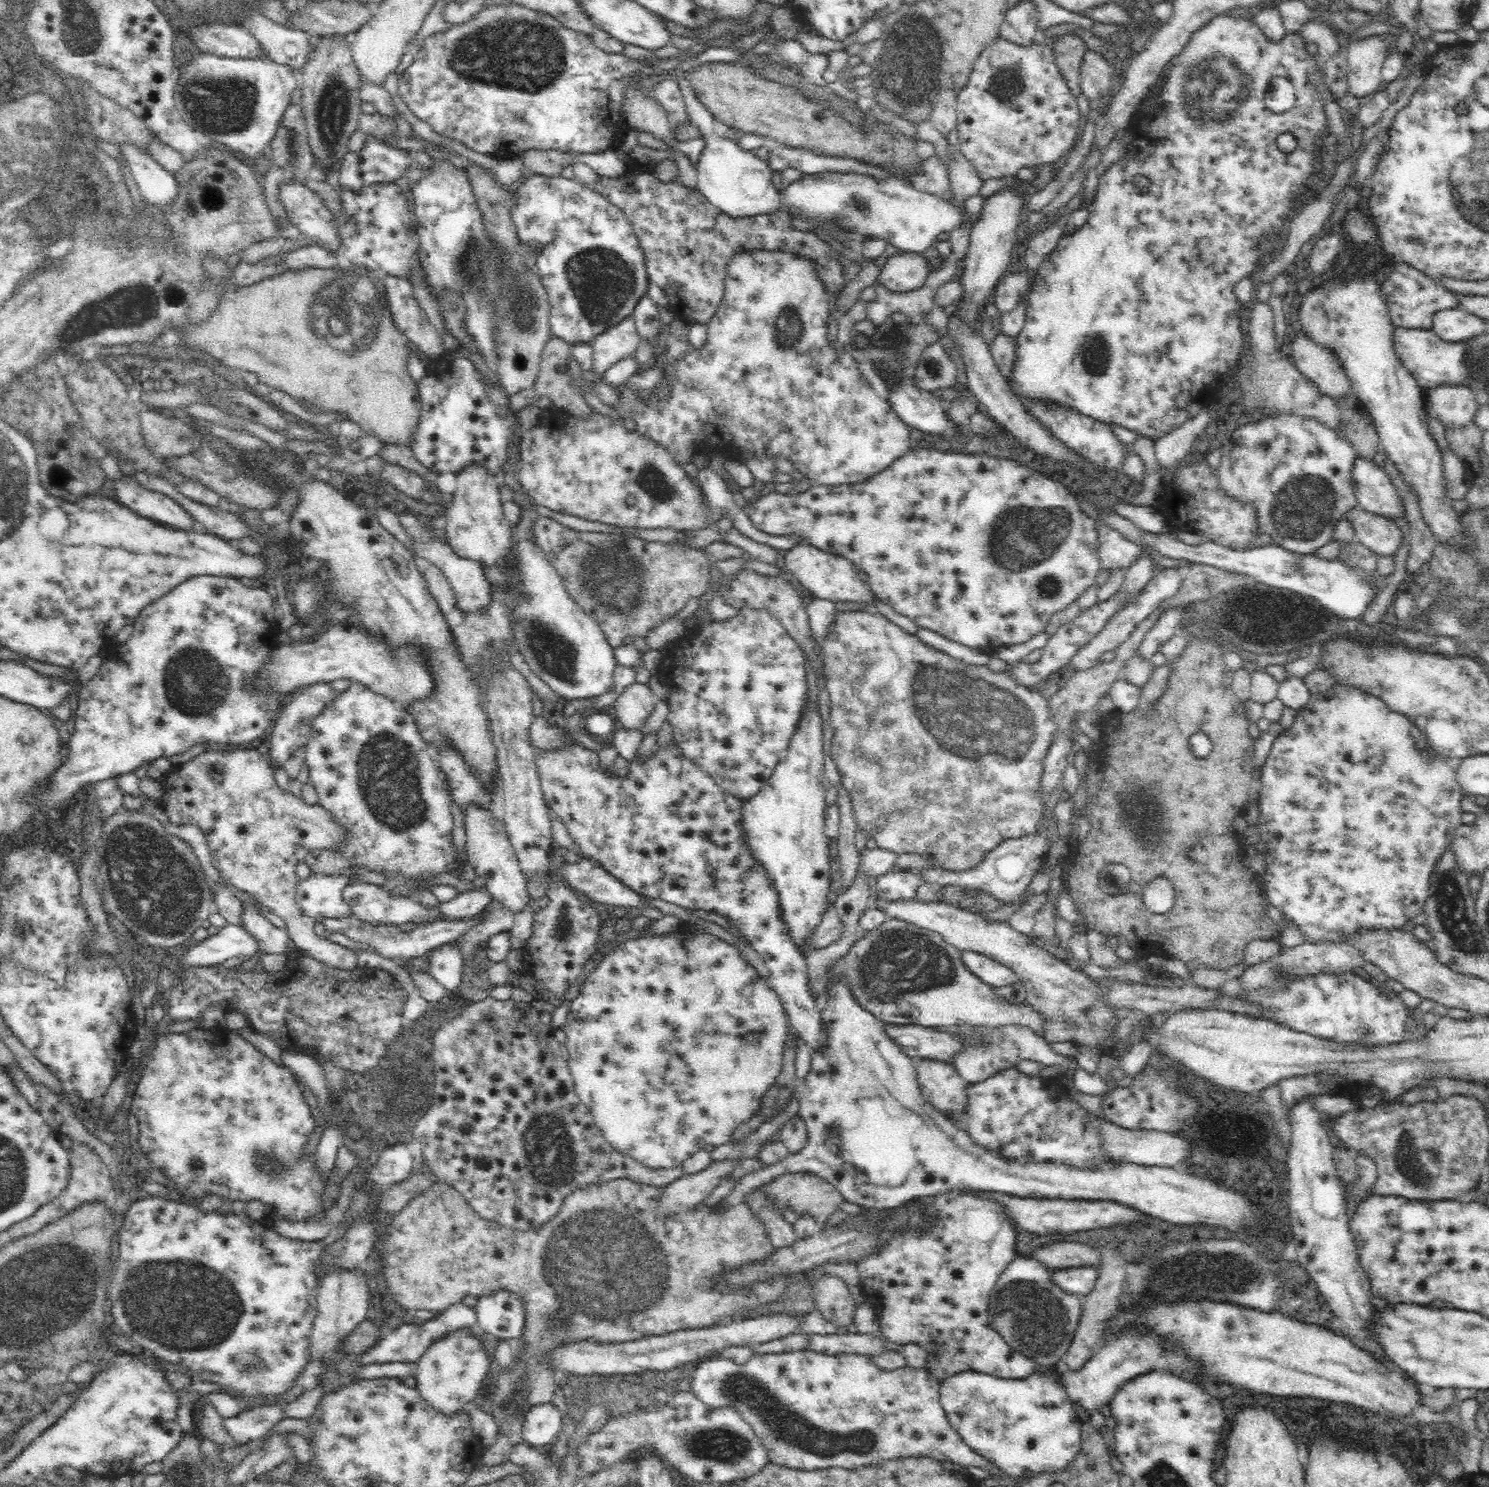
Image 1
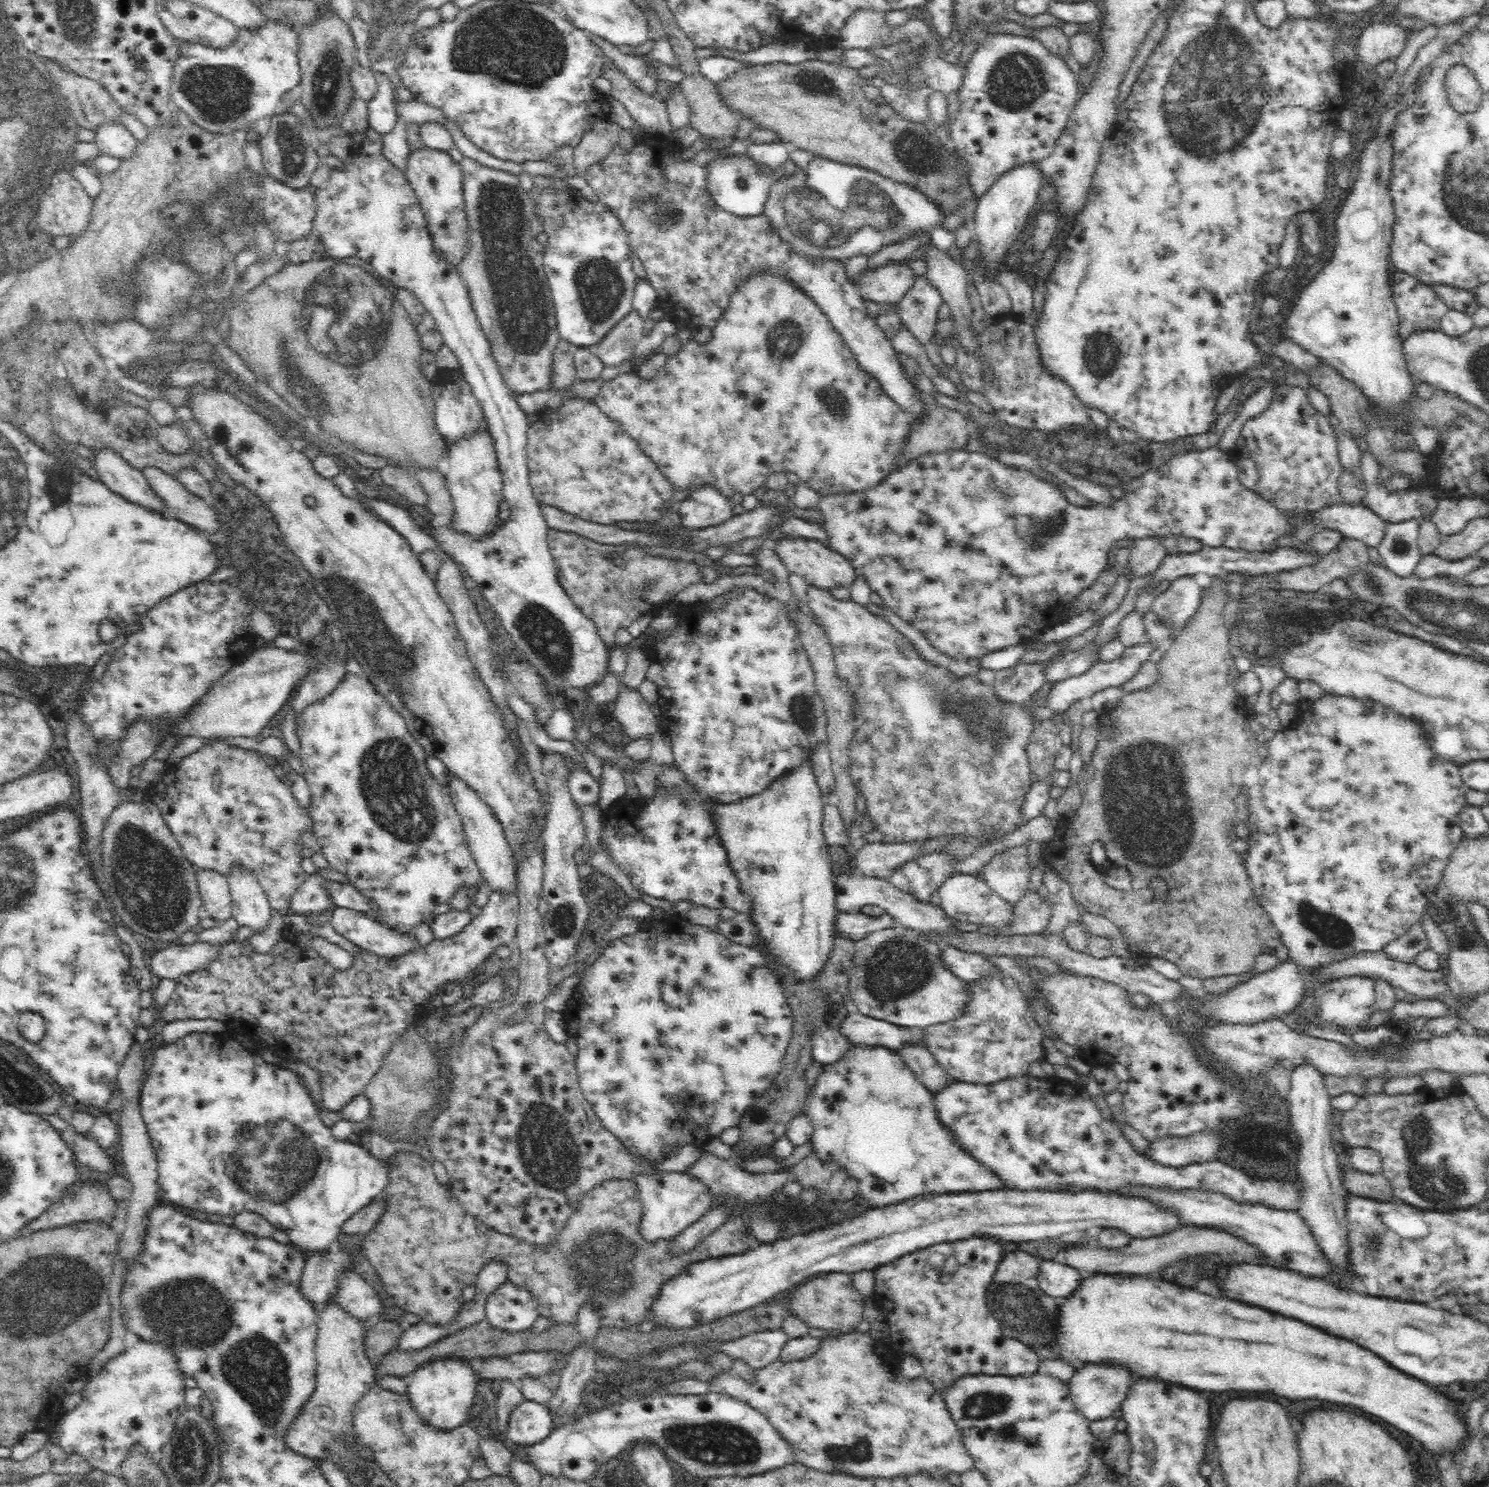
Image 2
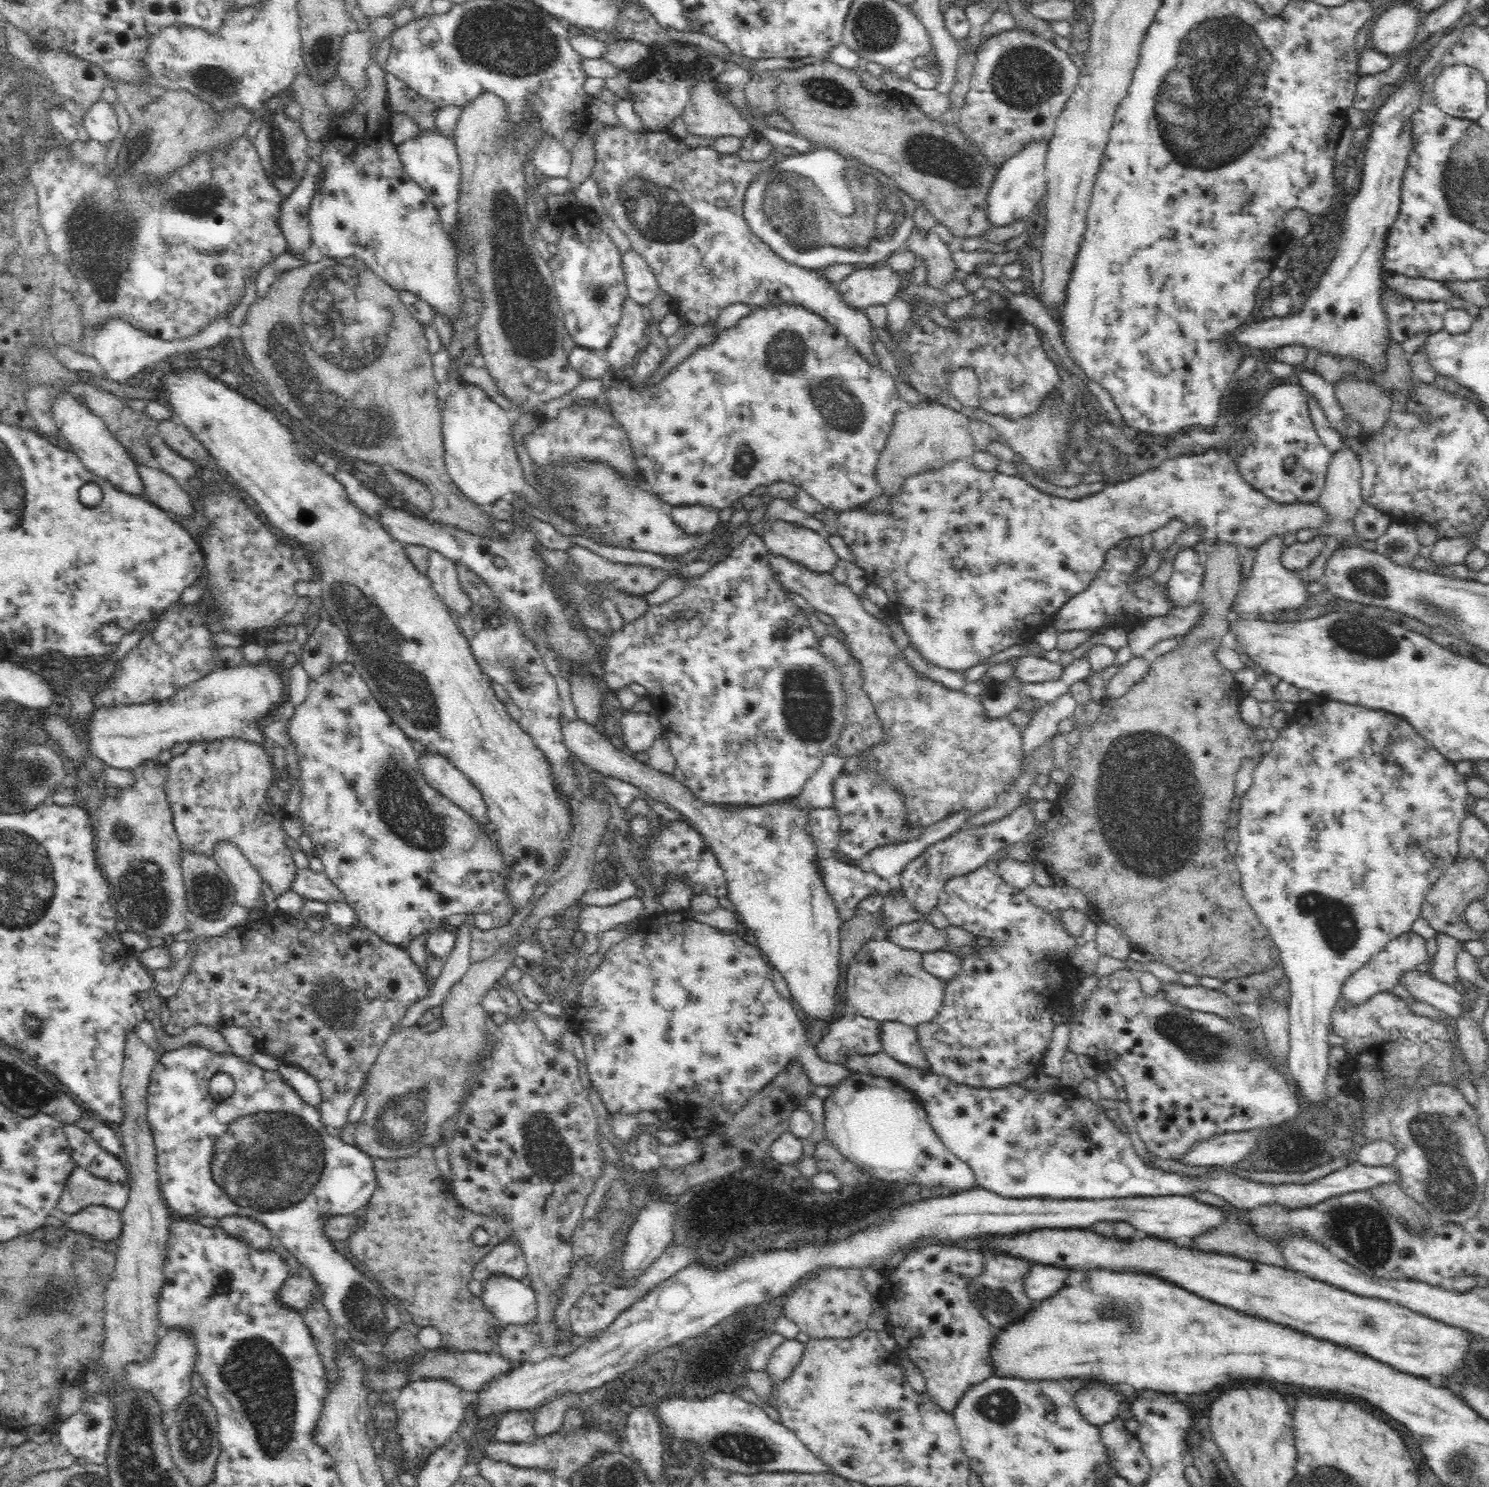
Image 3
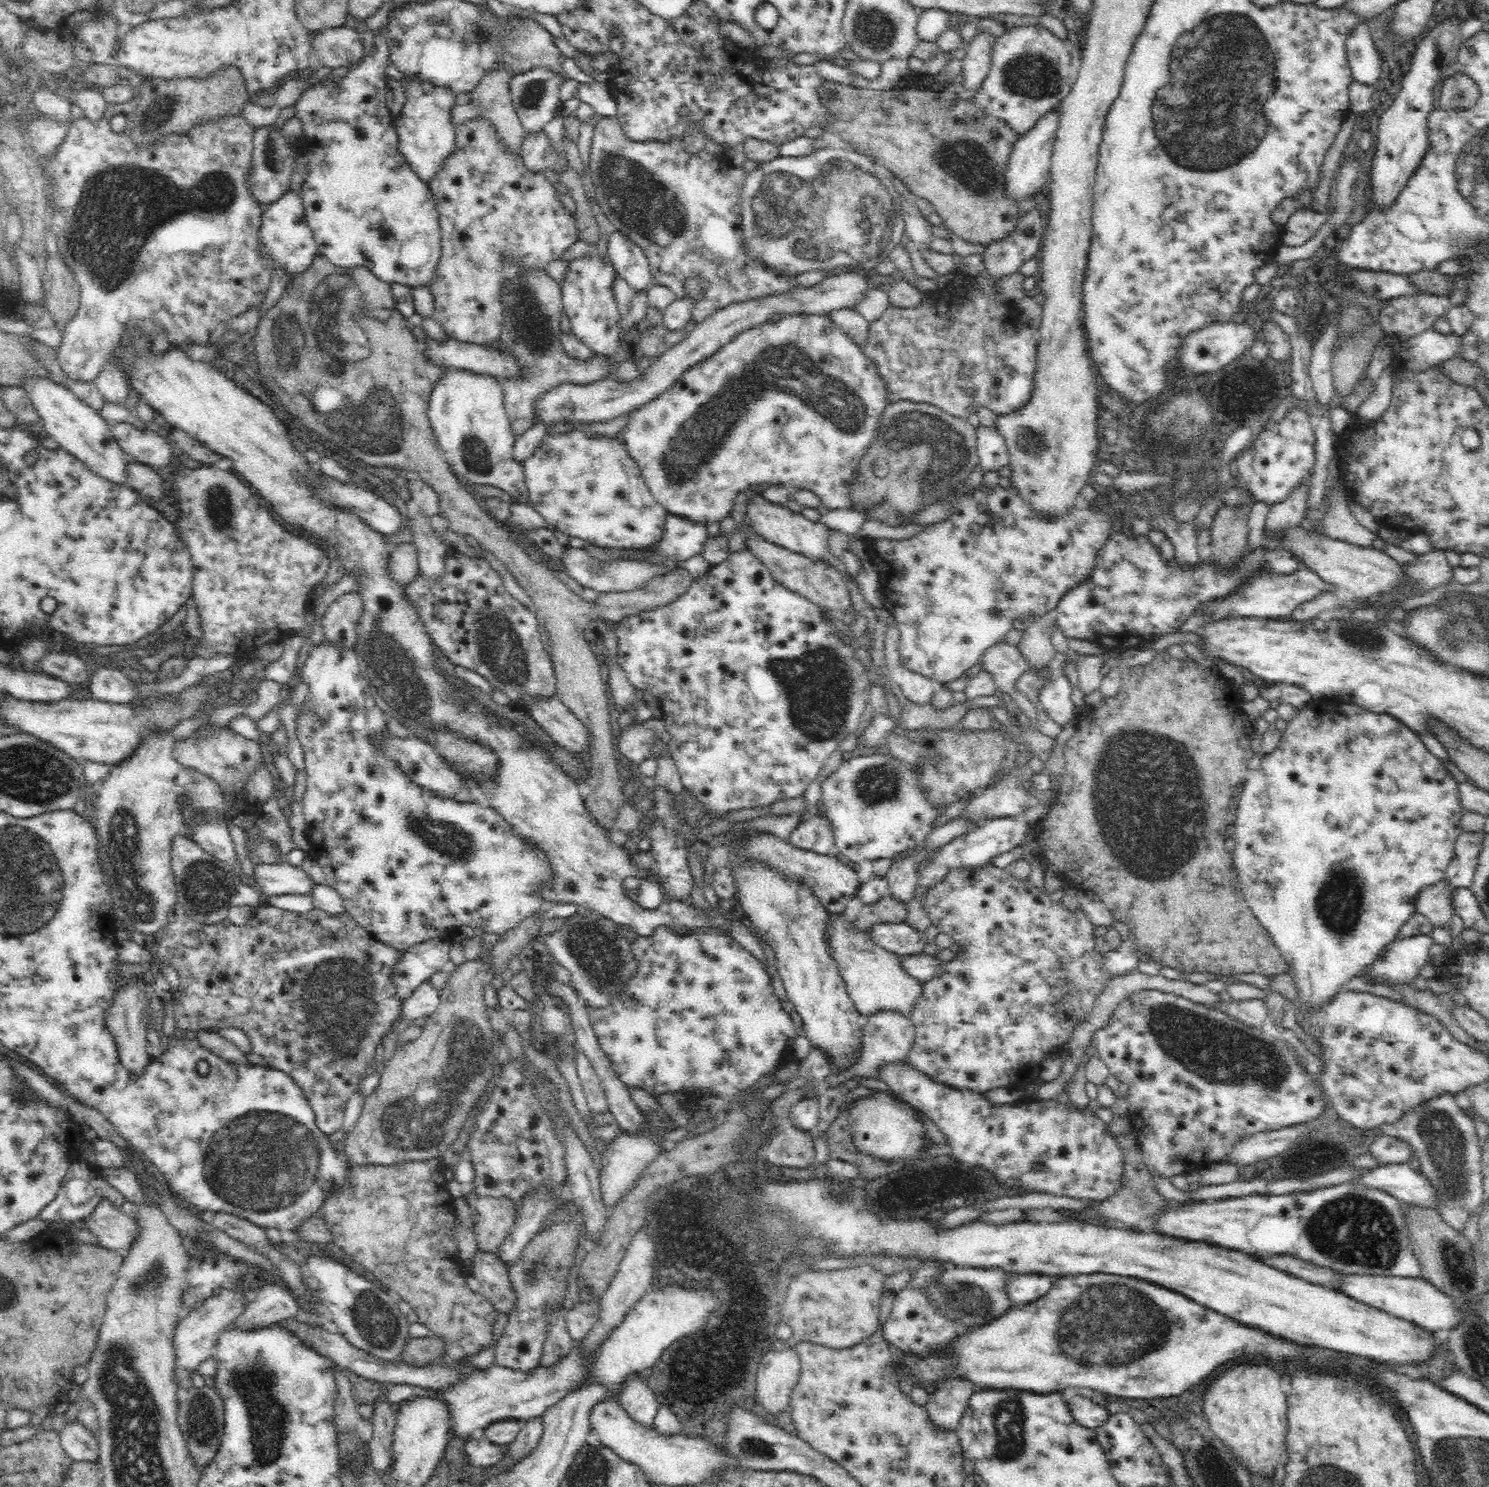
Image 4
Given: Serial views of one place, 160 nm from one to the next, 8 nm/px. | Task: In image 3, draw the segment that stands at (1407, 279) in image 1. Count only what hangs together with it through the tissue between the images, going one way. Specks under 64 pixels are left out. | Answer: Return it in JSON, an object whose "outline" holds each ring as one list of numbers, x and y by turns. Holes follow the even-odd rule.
{"outline":[[1386,290,1378,303,1384,313,1387,337,1399,344,1423,330,1444,329,1443,318,1449,307,1447,300,1419,301]]}

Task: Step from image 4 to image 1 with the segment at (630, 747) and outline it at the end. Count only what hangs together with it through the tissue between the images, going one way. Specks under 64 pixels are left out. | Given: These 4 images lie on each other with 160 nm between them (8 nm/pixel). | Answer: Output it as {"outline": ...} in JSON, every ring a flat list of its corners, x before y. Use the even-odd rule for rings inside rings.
{"outline":[[628,685,613,704,616,719,624,730,641,730,655,709,655,697,649,685]]}

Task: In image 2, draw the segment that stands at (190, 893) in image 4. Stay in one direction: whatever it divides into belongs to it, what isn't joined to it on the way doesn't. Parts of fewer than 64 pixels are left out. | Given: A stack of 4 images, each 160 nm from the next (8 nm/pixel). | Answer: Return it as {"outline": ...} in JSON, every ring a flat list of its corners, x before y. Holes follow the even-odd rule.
{"outline":[[195,867,194,877,201,901,201,914,214,920,215,926,222,925,231,918,227,875,214,869]]}

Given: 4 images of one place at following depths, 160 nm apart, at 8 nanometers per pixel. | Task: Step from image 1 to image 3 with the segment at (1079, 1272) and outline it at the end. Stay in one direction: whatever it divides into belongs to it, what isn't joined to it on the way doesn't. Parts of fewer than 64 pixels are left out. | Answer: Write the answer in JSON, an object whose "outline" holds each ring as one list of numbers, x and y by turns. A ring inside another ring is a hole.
{"outline":[[1034,1268,1022,1278,1022,1293,1030,1300,1044,1300,1062,1286,1064,1272,1058,1268]]}

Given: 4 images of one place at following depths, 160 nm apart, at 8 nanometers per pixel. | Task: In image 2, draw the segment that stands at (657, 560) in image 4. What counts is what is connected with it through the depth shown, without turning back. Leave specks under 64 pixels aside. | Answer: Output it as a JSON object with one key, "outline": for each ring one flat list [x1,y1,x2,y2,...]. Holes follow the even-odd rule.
{"outline":[[702,488,678,503,678,514,686,528,704,528,728,520,731,507,732,503,718,492]]}

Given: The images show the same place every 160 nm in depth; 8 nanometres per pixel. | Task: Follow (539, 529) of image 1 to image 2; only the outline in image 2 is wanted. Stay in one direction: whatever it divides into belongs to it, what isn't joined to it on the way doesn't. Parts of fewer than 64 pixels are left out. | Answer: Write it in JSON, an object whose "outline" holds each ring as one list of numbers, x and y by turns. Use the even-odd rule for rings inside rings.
{"outline":[[548,529,547,541,554,560,558,584,574,606,594,623,600,638,609,647,614,646,614,635,618,628,628,627,638,617,647,613,651,614,653,609,661,603,664,594,676,595,689,584,700,581,699,565,652,557,626,544,595,543,592,539,586,539,574,533,558,532,554,529]]}

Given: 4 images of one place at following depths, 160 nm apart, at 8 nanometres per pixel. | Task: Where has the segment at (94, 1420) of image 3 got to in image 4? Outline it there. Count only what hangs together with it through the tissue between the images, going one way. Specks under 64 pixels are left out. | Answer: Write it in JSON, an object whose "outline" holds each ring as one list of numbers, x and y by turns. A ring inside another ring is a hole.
{"outline":[[77,1421,59,1432,61,1447,75,1461,86,1461,98,1464,99,1444,97,1438,91,1436]]}

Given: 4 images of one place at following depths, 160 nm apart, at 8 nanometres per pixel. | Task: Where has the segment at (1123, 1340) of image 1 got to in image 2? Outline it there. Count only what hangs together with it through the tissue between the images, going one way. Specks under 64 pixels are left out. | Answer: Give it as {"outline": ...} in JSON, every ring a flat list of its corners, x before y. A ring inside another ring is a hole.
{"outline":[[1090,1365,1077,1369,1068,1386,1073,1394,1076,1409,1090,1422,1094,1422,1094,1420,1104,1420,1104,1418,1108,1418,1116,1411,1121,1410,1133,1381,1134,1377,1128,1372,1124,1372,1123,1368]]}

